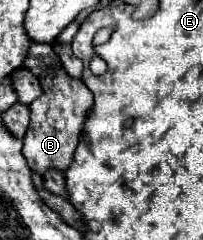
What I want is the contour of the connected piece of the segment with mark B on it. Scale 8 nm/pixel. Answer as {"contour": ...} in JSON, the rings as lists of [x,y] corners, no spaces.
{"contour":[[[61,65],[47,67],[39,75],[39,81],[43,87],[43,95],[41,99],[29,105],[31,123],[27,135],[23,137],[23,155],[29,167],[39,175],[43,175],[47,167],[57,167],[59,171],[65,171],[69,167],[73,159],[73,151],[79,143],[83,123],[93,105],[93,95],[81,79],[71,77]]]}

